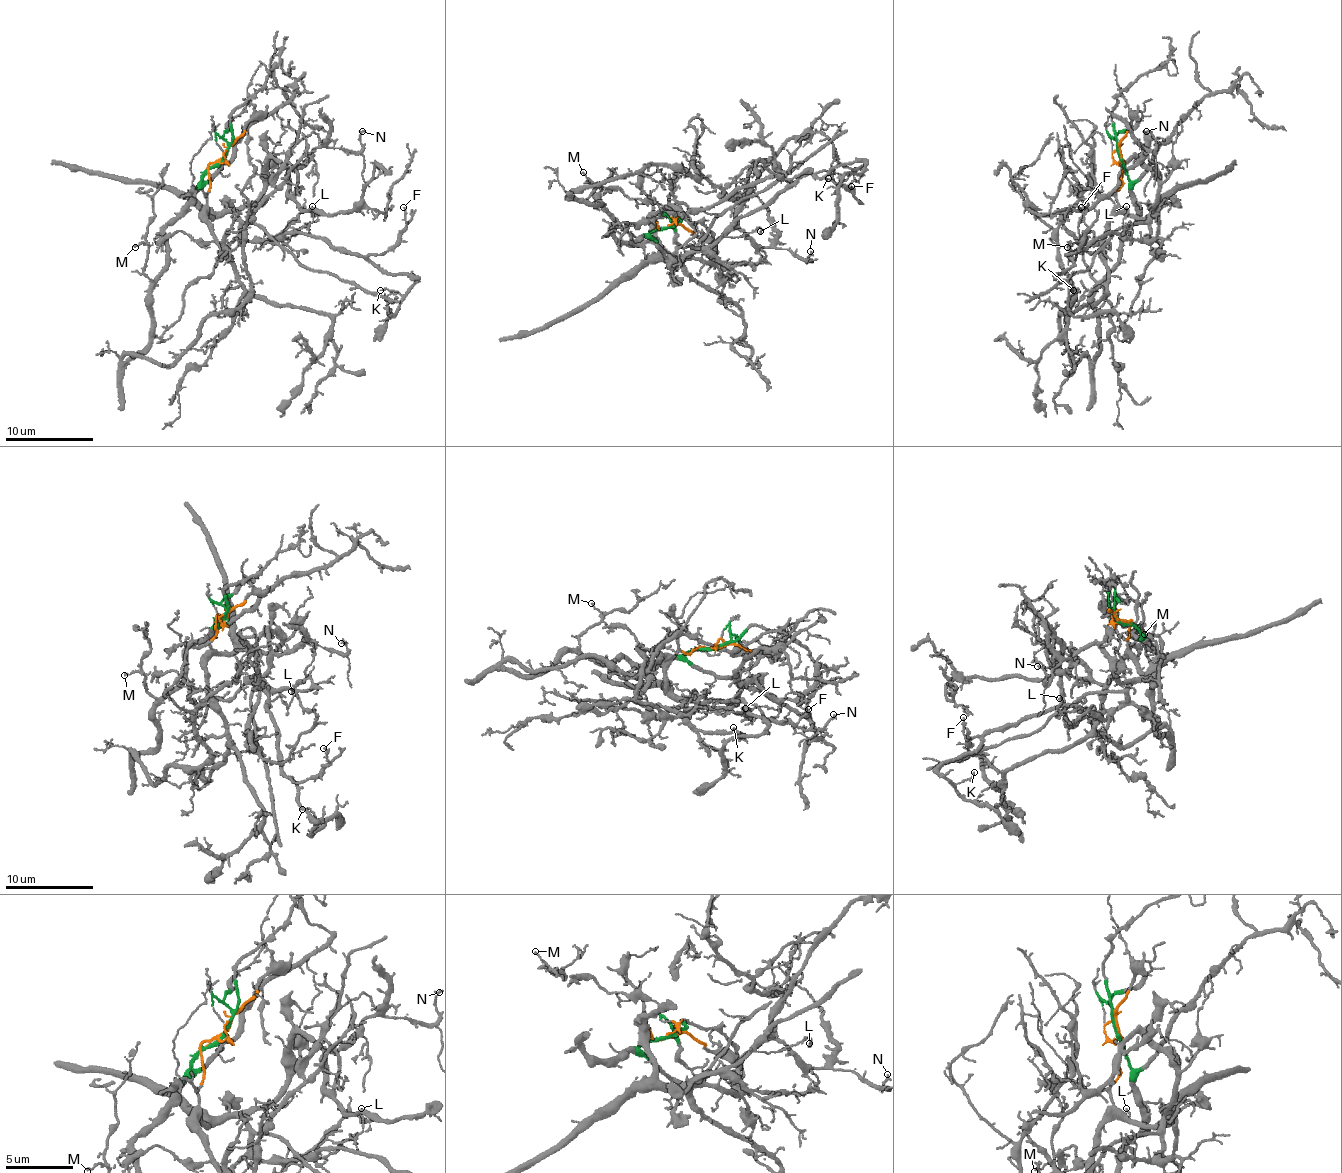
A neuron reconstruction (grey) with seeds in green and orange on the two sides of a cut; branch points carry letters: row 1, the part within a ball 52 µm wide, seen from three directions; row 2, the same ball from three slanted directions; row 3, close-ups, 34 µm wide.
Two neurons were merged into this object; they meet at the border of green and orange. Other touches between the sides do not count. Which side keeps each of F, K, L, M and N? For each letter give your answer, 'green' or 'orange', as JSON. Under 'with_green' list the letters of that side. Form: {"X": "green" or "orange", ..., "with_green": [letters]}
{"F": "orange", "K": "orange", "L": "orange", "M": "green", "N": "orange", "with_green": ["M"]}

